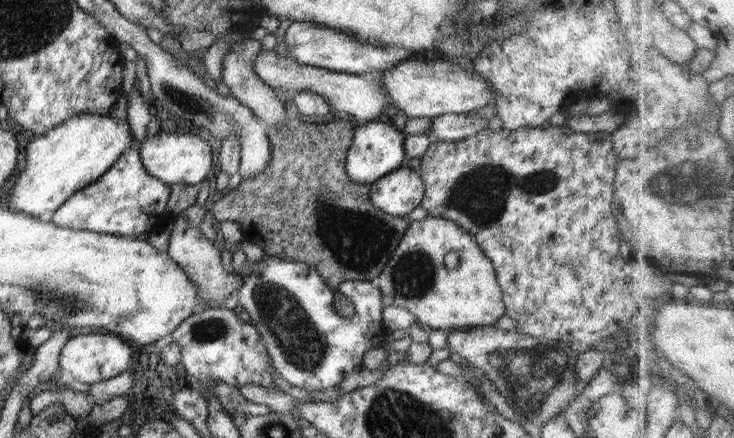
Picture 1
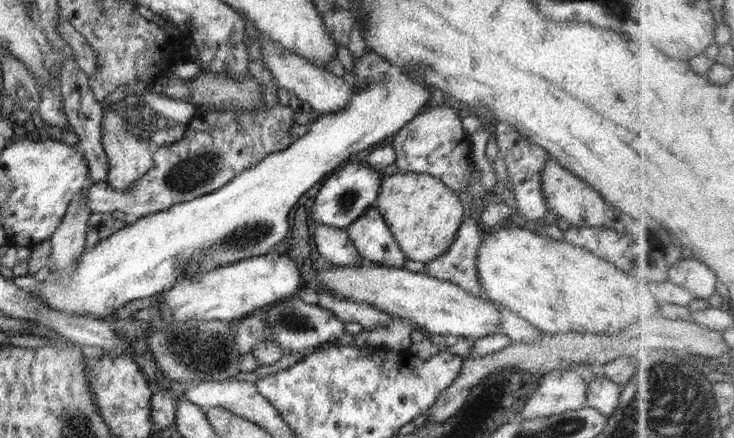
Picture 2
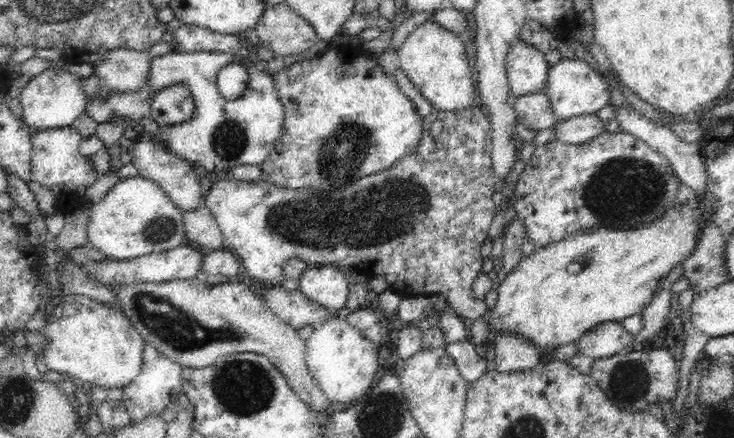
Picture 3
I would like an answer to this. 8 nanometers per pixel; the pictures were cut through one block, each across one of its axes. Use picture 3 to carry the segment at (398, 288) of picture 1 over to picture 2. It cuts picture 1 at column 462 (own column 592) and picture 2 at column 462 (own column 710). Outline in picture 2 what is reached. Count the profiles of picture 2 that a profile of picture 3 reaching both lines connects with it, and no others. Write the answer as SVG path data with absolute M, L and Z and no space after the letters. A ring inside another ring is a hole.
M410 171L382 174L378 198L373 207L388 224L407 260L425 264L442 256L450 248L464 215L464 204L460 201L459 193L434 175Z

